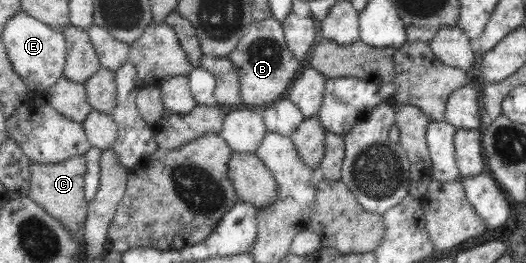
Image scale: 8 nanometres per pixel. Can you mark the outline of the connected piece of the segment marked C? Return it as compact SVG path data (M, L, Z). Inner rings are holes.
M77 155L60 163L30 164L31 188L29 198L43 207L49 216L63 223L71 233L79 231L79 227L86 221L88 202L84 192L84 176L87 172L84 155Z

